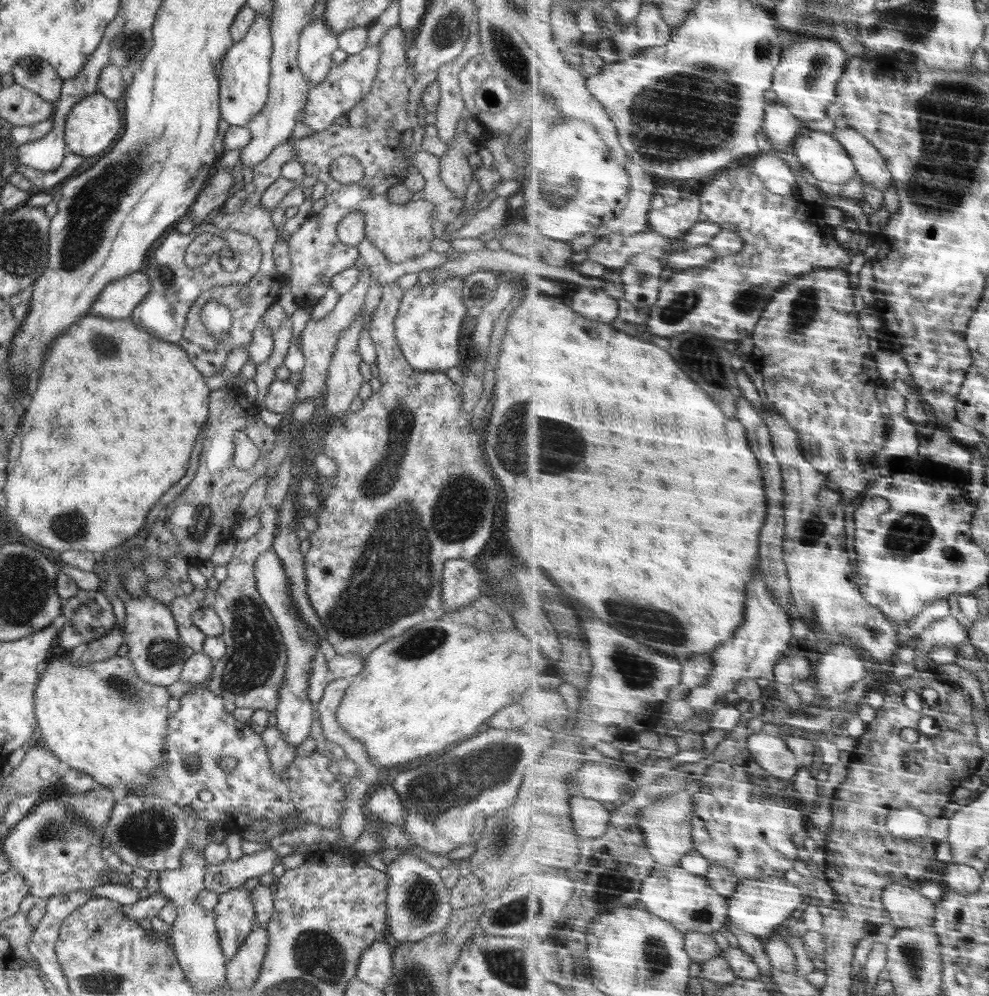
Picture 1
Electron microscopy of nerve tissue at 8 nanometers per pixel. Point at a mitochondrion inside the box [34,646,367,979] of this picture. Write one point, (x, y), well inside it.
(145, 833)

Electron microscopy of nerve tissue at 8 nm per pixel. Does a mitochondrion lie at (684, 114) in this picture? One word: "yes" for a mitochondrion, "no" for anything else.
yes

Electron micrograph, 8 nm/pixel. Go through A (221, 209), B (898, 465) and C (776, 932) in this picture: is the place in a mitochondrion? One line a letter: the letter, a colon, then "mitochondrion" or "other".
A: other
B: other
C: other

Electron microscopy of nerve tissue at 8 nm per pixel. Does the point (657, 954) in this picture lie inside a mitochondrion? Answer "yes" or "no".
yes

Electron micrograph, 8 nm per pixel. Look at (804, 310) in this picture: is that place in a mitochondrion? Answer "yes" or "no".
yes

